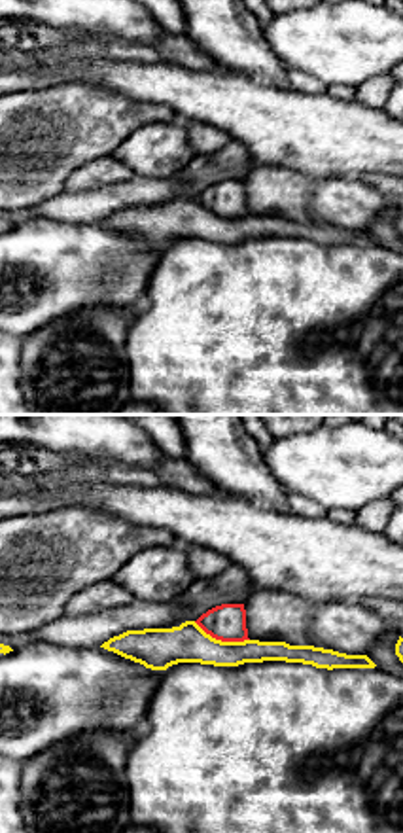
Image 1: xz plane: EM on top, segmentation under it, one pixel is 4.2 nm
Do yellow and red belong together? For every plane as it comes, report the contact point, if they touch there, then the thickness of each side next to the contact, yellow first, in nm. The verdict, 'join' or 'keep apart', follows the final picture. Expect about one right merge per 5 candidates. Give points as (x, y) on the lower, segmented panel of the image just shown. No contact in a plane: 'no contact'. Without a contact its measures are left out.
contact (220, 640); calibres 160 and 160 nm

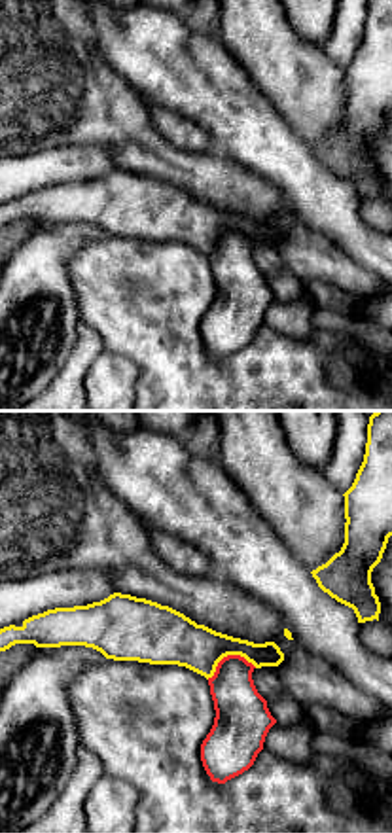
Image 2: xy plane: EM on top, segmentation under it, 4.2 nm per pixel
contact (228, 654); calibres 220 and 220 nm

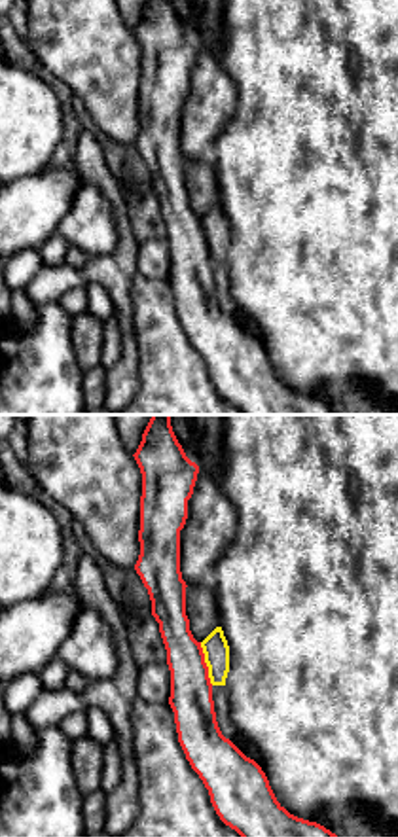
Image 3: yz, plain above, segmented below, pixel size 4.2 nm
contact (205, 661); calibres 110 and 180 nm

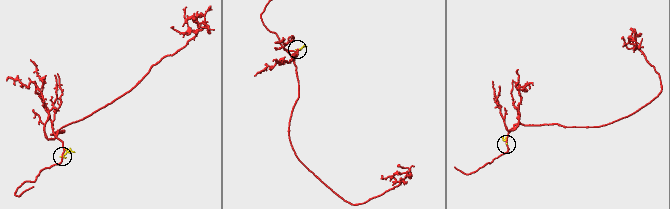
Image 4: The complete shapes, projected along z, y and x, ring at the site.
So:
keep apart

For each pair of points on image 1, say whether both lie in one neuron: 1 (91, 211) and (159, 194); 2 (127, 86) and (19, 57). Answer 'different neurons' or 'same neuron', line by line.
1: same neuron
2: same neuron

